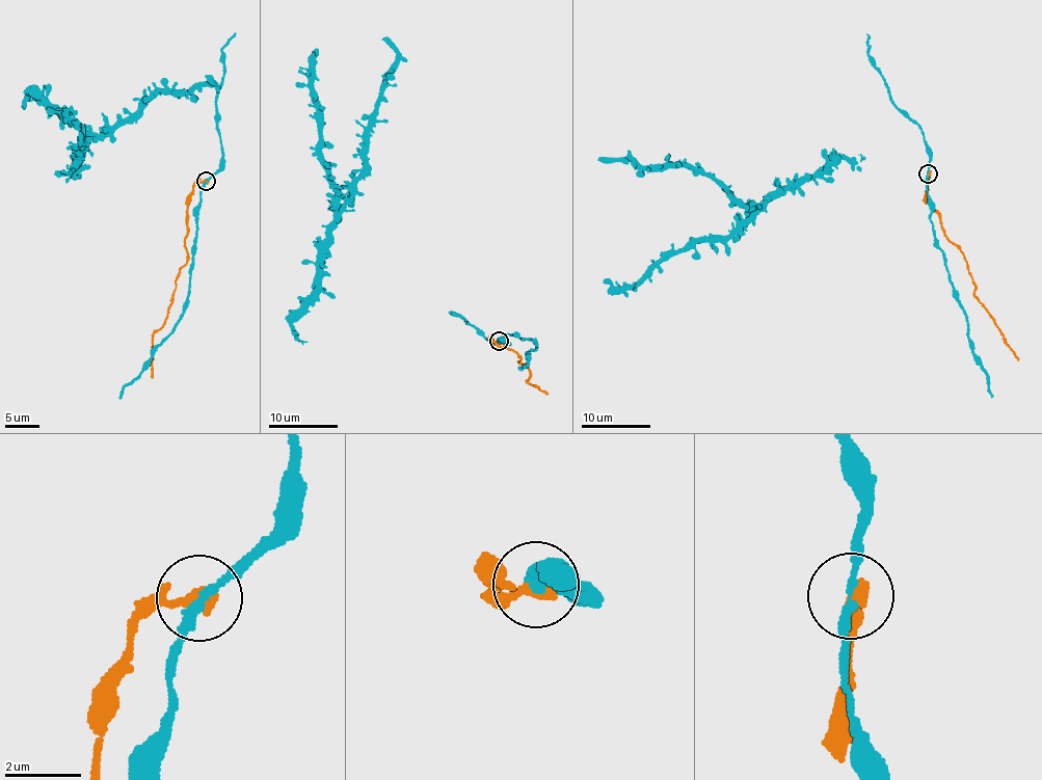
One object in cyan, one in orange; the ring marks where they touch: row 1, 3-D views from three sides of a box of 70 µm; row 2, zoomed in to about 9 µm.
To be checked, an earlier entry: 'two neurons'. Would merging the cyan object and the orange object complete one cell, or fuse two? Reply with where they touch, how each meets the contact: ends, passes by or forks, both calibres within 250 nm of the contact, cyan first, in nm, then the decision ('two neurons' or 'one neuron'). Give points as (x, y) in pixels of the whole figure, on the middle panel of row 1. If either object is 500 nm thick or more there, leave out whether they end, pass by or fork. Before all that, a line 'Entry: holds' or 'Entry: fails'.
Entry: holds
place (499, 341); cyan passes by; orange ends; calibres 200 and 360 nm; two neurons

